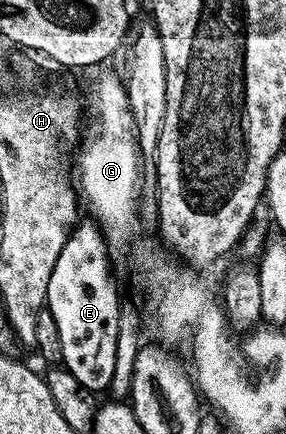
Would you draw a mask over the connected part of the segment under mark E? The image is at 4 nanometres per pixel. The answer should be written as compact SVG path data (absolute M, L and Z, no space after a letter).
M78 223L70 232L55 270L51 270L45 302L47 311L55 318L55 326L59 326L63 366L83 386L101 394L110 387L115 374L116 335L123 296L117 293L117 280L109 269L106 233L96 223L88 223Z

